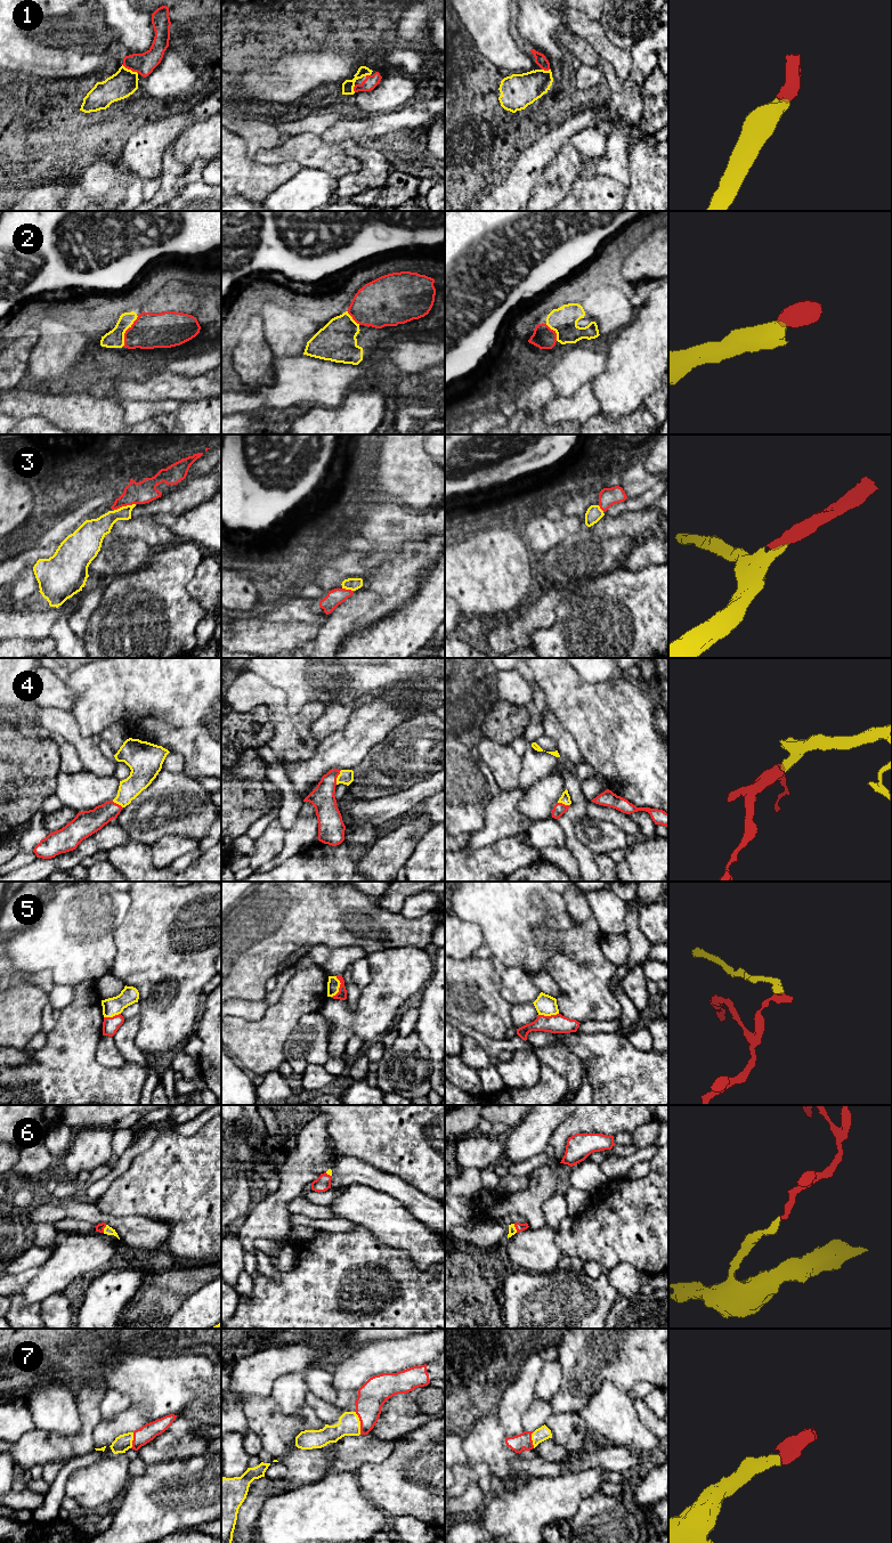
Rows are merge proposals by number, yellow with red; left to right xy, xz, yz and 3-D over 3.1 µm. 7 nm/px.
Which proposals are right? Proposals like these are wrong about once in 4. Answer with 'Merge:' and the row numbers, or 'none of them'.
Merge: 1, 2, 3, 4, 6, 7

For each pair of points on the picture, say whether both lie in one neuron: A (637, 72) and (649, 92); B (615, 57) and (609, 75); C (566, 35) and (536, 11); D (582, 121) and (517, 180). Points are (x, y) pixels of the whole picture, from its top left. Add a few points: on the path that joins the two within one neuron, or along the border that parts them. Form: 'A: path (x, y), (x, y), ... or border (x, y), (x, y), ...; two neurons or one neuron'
A: border (646, 81), (641, 91), (642, 110); two neurons
B: border (630, 51), (631, 68), (629, 74), (621, 81); two neurons
C: border (564, 27), (560, 30); two neurons
D: path (565, 130), (532, 163); one neuron

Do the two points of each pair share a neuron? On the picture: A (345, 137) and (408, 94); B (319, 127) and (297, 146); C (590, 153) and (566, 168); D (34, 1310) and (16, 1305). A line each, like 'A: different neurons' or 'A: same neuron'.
A: different neurons
B: different neurons
C: different neurons
D: same neuron

